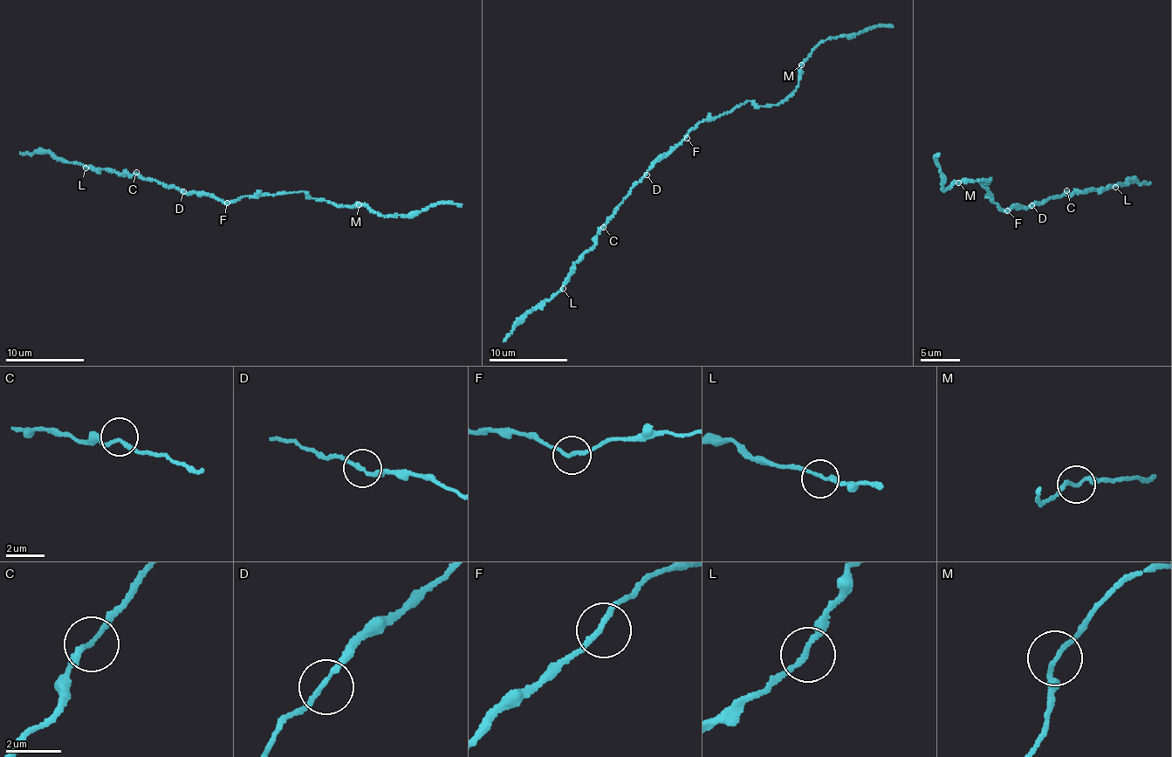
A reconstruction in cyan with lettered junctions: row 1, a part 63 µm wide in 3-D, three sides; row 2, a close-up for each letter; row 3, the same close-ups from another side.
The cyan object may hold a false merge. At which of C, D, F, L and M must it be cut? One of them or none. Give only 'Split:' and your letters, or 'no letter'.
Split: no letter

